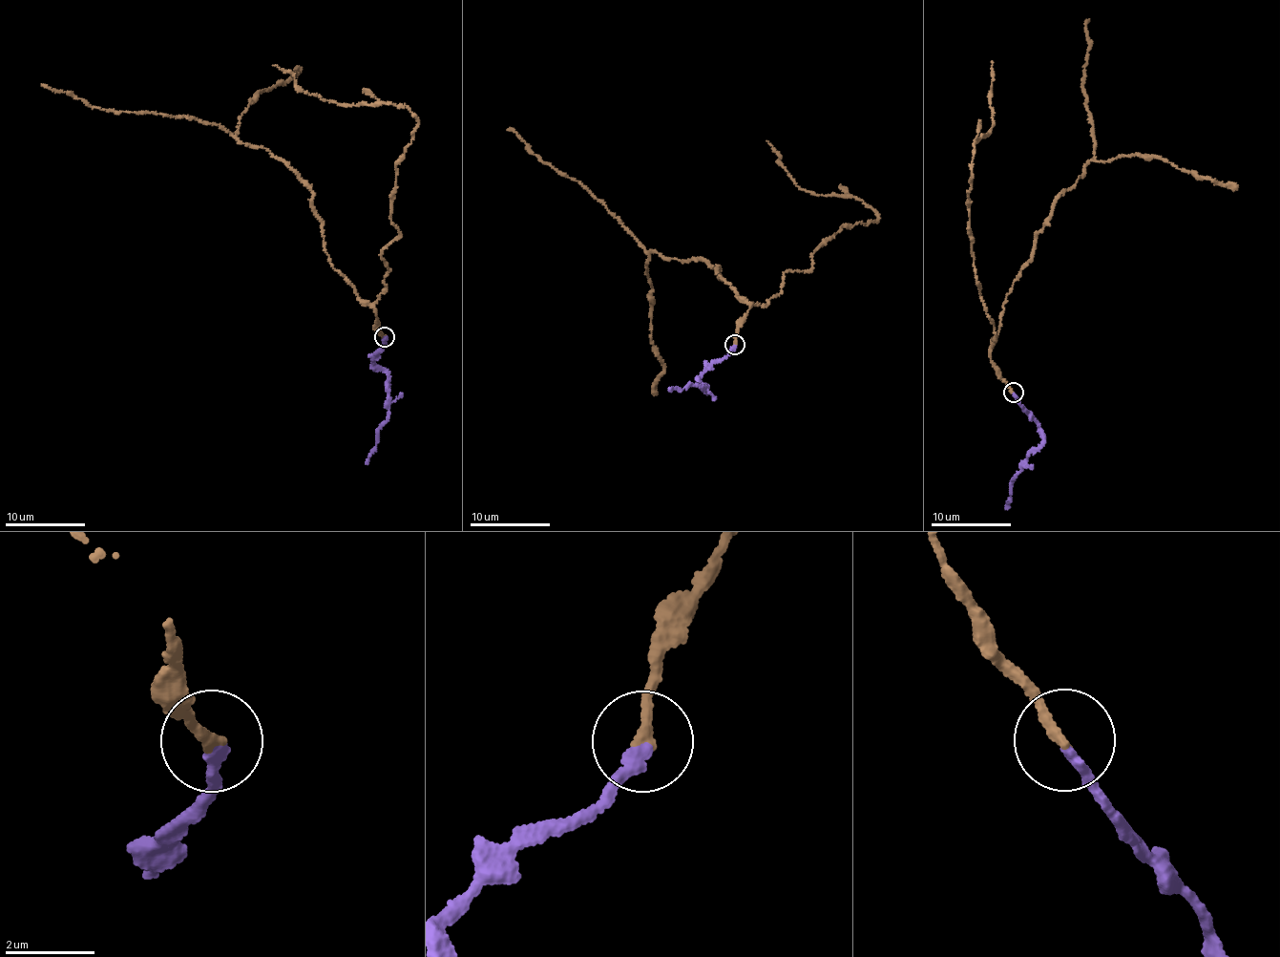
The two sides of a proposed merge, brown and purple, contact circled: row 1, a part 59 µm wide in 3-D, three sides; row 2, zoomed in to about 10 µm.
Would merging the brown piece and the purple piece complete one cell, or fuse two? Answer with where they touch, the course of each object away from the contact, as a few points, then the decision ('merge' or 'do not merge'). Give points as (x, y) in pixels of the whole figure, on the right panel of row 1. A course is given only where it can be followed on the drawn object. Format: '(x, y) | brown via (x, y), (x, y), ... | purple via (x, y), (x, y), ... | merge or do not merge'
(1013, 393) | brown via (1014, 393), (991, 353), (1007, 293), (1054, 202), (1093, 159), (1082, 85), (1089, 19) | purple via (1014, 393), (1023, 412), (1037, 422), (1042, 438), (1011, 483), (1010, 501), (1006, 508) | merge

